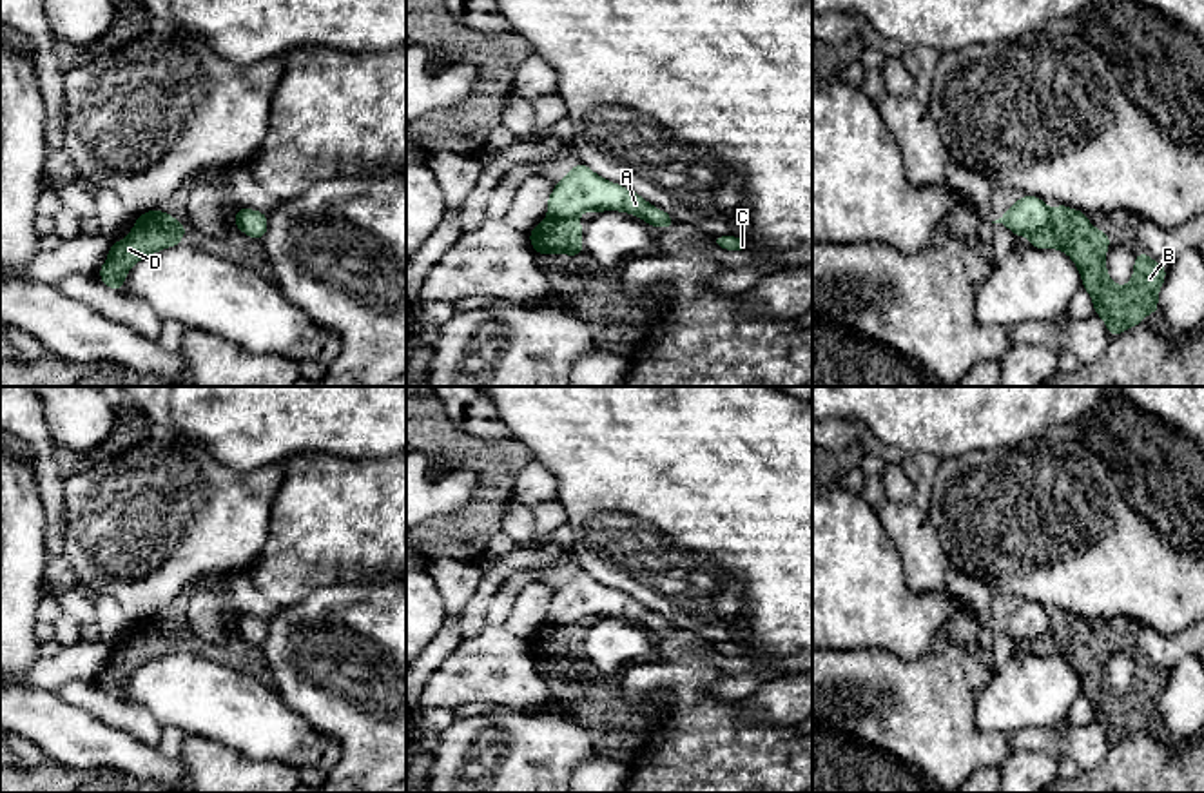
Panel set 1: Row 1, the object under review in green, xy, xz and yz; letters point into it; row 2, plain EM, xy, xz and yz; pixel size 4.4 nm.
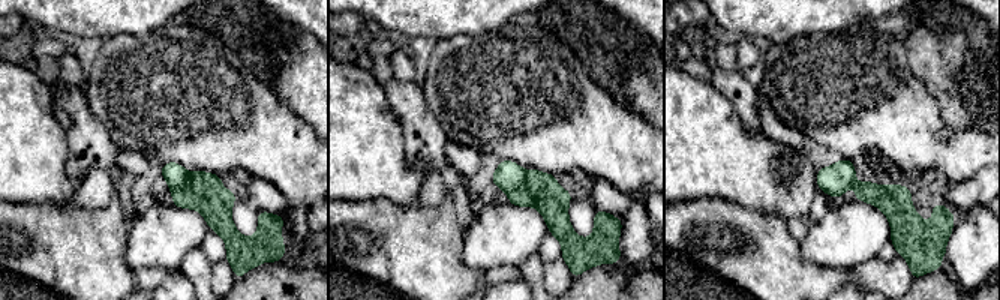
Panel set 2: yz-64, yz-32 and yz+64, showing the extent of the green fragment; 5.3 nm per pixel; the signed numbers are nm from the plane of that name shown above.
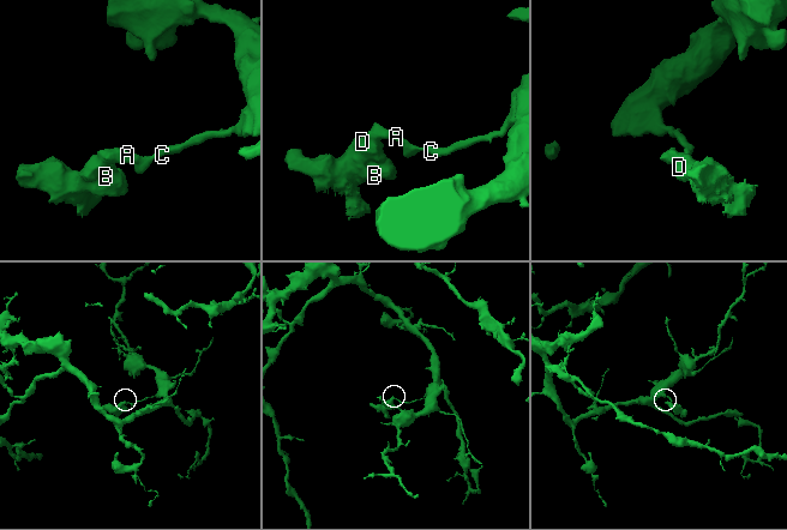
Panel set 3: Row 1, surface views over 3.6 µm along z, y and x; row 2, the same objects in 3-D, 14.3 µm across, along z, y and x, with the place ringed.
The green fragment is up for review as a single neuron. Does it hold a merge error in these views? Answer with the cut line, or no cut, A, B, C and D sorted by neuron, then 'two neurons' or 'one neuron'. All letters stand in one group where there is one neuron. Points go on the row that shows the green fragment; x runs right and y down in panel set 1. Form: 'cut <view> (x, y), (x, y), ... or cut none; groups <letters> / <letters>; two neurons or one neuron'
cut xz (548, 215), (575, 218); groups A C / B D; two neurons

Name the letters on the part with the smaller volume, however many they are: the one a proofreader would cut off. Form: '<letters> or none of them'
B, D

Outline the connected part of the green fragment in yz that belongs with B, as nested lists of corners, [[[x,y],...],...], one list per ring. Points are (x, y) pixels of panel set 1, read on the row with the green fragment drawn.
[[[1061,203],[1050,212],[1050,220],[1030,236],[1030,245],[1061,249],[1075,261],[1083,287],[1093,299],[1095,314],[1102,318],[1113,338],[1142,323],[1148,312],[1159,314],[1157,292],[1164,283],[1166,267],[1139,252],[1131,281],[1117,287],[1104,265],[1110,240],[1112,236],[1088,223],[1084,212]]]

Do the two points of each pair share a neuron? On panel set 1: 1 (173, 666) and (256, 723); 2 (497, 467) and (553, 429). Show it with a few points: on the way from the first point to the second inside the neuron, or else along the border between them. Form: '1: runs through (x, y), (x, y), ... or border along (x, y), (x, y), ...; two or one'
1: runs through (193, 686), (203, 697), (236, 710); one
2: border along (512, 436), (534, 458); two

